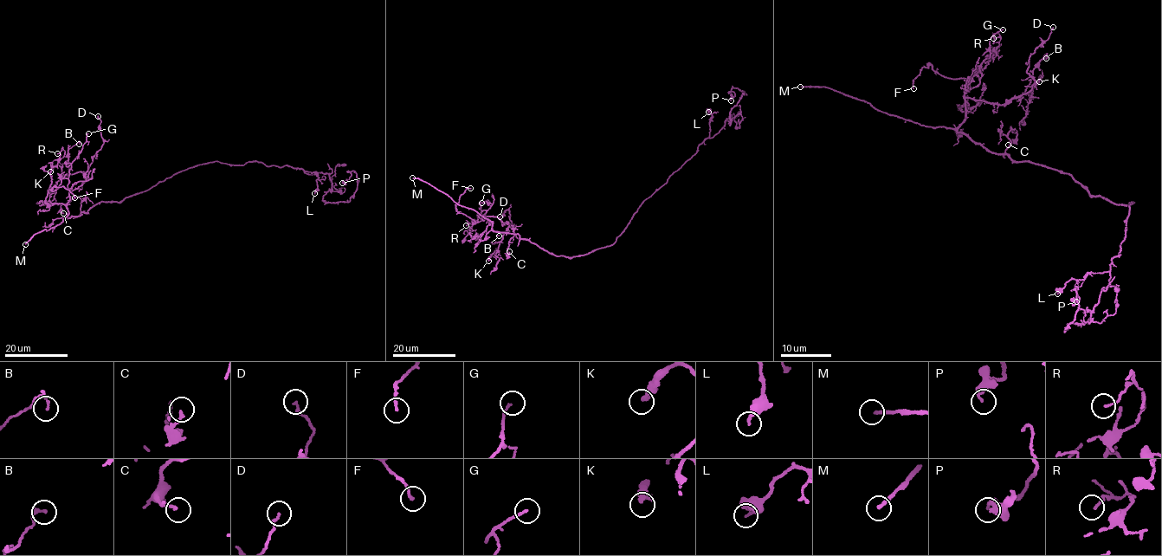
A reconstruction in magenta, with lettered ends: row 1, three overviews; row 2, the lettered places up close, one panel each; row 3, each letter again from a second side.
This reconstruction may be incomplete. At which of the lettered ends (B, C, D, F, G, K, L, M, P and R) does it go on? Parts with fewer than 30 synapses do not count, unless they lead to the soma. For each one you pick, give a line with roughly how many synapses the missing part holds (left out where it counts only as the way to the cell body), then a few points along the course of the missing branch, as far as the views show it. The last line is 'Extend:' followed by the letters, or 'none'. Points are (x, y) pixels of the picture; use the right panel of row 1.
M: missing branch runs (800, 87), (793, 78), (793, 66), (790, 61), (779, 71), (784, 74), (784, 78)
Extend: M

